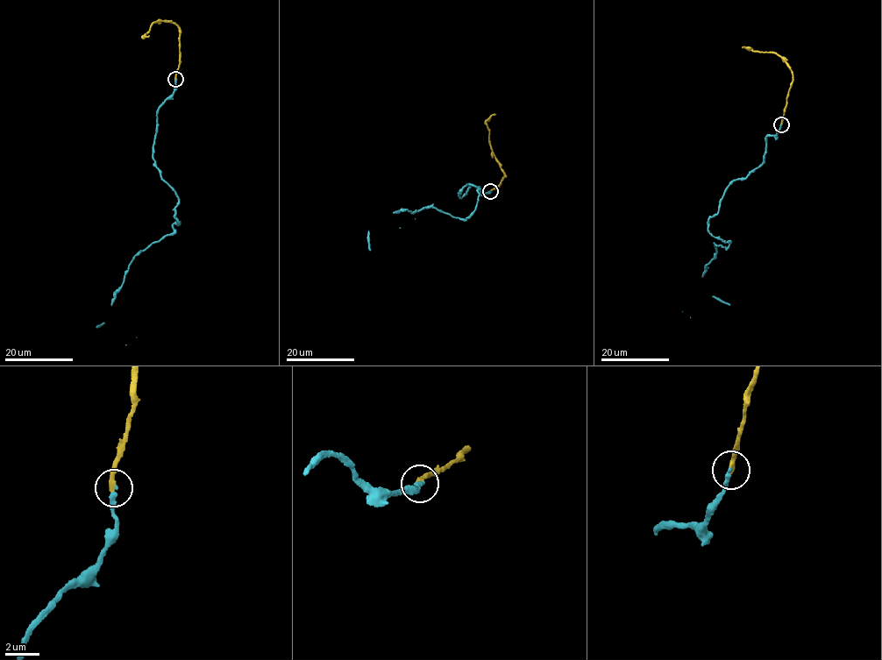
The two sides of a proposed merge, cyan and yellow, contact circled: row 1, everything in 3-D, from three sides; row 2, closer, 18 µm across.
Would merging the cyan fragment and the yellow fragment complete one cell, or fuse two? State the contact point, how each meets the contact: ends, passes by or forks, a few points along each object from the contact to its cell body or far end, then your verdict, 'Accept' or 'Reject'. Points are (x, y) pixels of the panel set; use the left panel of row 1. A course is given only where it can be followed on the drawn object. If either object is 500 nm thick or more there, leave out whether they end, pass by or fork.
Place: (175, 79). At the ring cyan ends. At the ring yellow ends. Course of cyan: (175, 79), (174, 92), (159, 108), (152, 152), (178, 198), (180, 223), (134, 257), (96, 327), (104, 323). Course of yellow: (175, 79), (180, 52), (176, 24), (161, 21), (152, 23), (143, 37), (149, 35). Reject

